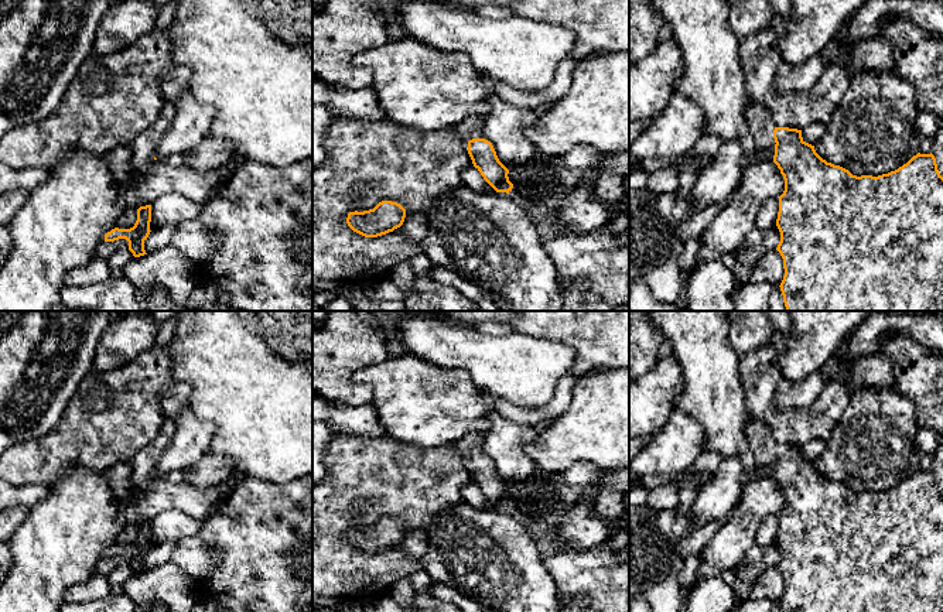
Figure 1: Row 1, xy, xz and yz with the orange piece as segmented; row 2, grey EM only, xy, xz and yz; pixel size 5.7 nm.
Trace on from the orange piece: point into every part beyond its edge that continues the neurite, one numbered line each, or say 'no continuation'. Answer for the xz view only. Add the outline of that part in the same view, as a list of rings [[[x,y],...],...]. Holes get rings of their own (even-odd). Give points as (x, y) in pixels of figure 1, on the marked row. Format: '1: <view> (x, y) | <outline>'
1: xz (471, 127) | [[[485,113],[478,116],[469,116],[457,124],[455,133],[464,140],[482,139],[482,129],[485,122]]]

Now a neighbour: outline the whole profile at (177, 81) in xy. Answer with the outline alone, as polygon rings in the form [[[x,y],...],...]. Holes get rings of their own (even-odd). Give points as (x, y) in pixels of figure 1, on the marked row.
[[[177,65],[165,72],[161,79],[161,93],[165,100],[175,102],[182,93],[189,92],[191,72]]]

